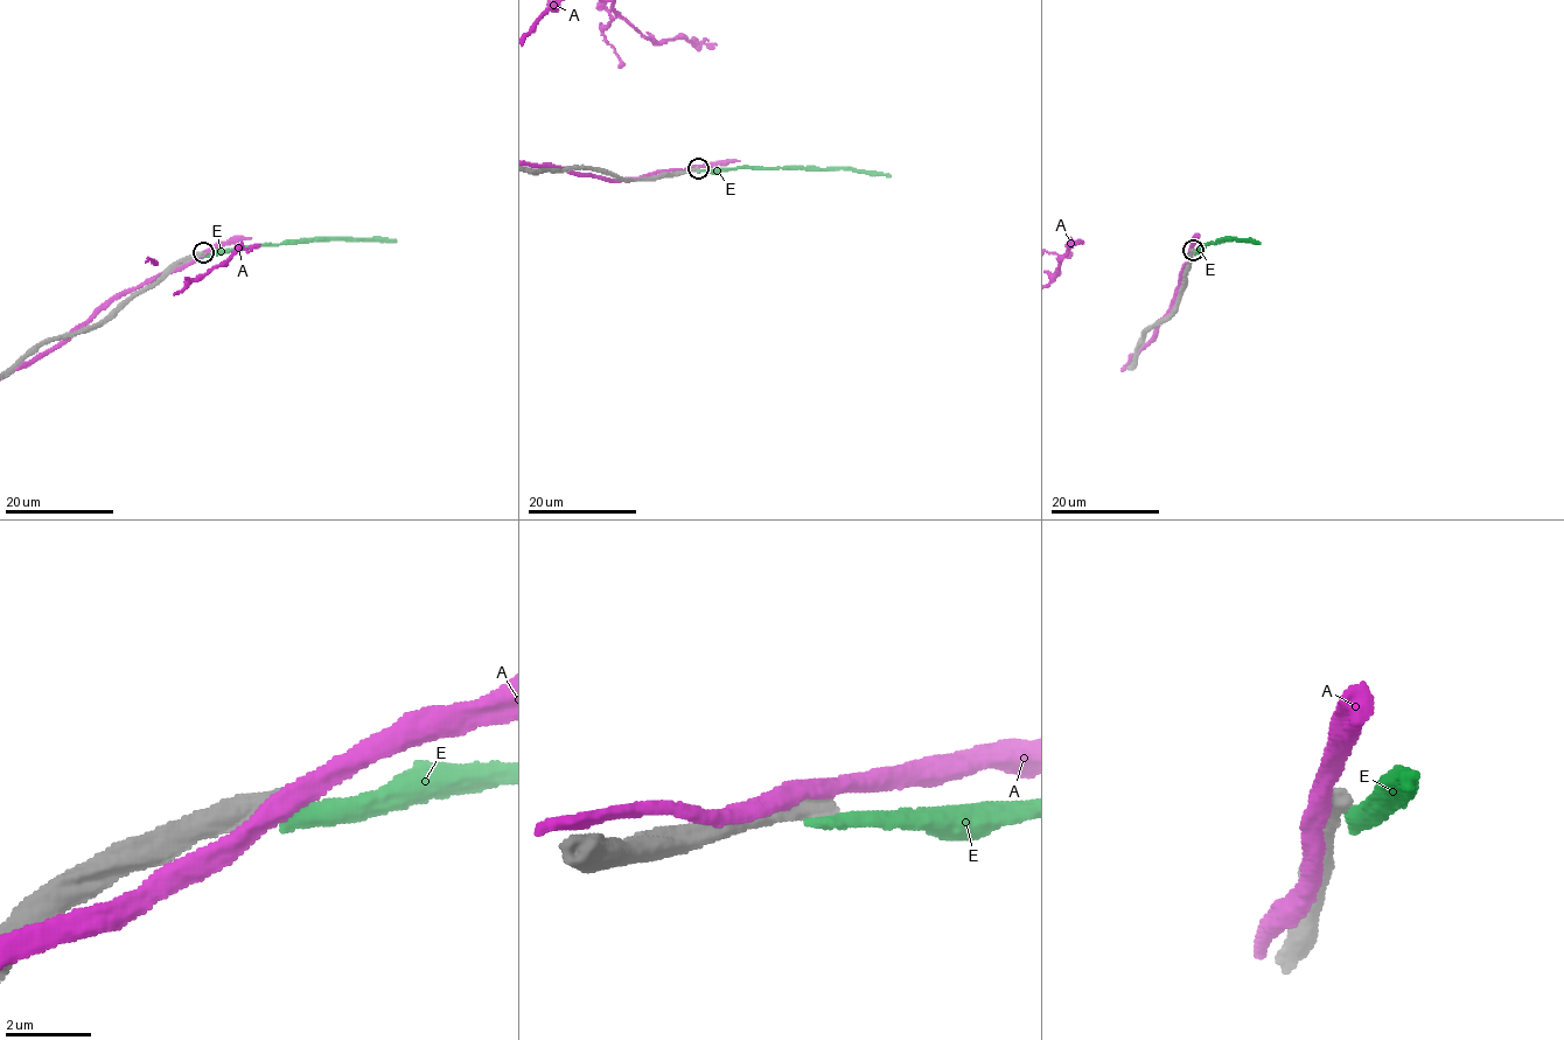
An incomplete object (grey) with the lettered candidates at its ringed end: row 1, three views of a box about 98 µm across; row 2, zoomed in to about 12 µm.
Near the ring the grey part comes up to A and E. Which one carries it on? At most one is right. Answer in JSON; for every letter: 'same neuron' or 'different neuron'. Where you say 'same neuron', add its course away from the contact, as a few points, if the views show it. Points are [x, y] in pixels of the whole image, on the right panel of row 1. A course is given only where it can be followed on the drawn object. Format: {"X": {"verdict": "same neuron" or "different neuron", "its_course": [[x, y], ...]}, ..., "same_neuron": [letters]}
{"A": {"verdict": "different neuron"}, "E": {"verdict": "different neuron"}, "same_neuron": []}

